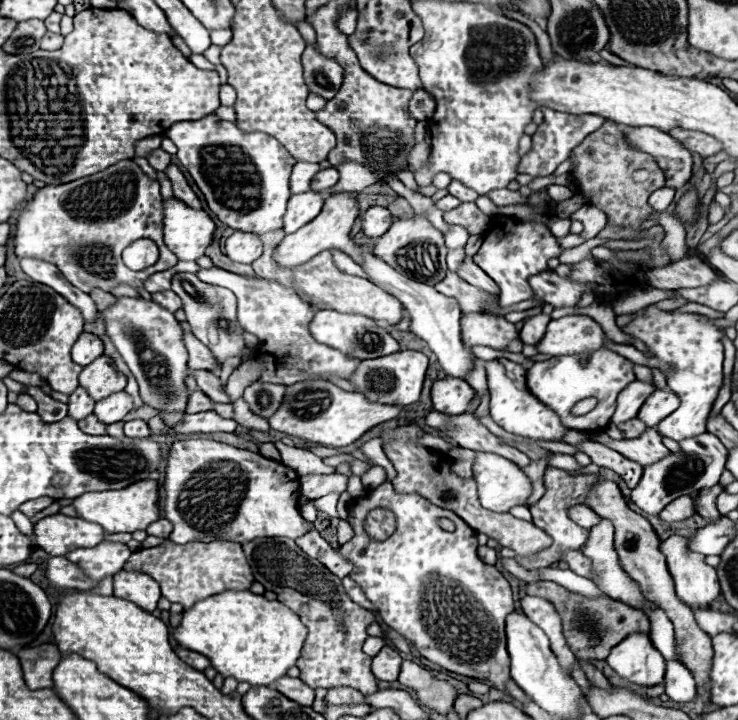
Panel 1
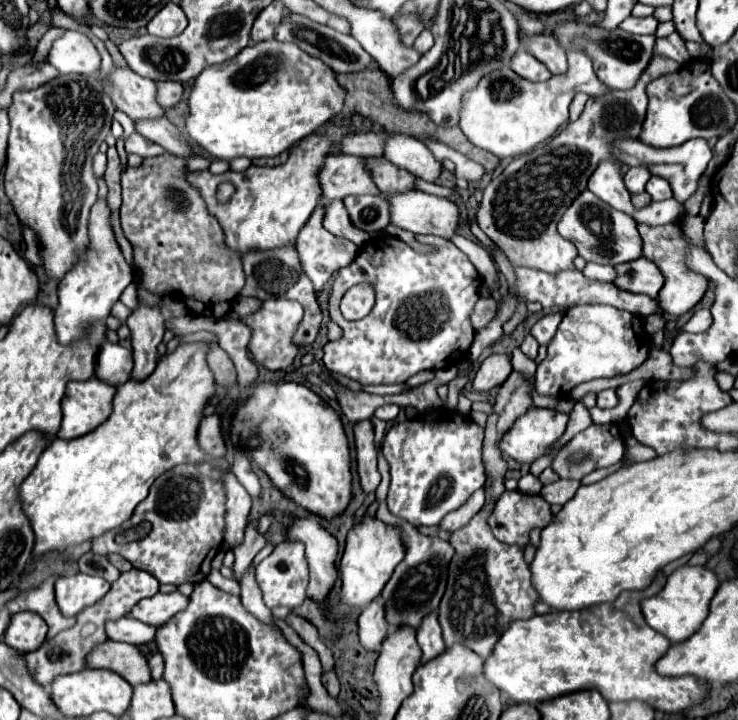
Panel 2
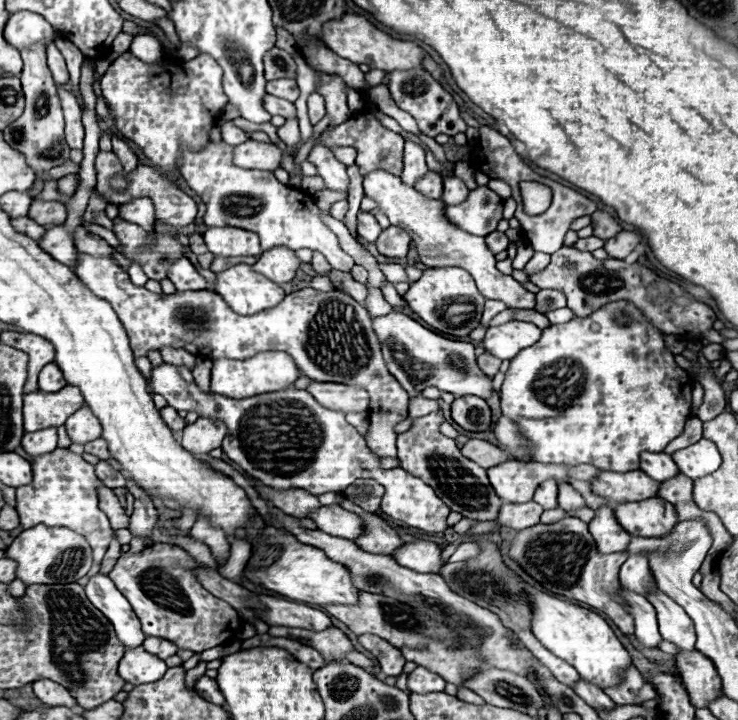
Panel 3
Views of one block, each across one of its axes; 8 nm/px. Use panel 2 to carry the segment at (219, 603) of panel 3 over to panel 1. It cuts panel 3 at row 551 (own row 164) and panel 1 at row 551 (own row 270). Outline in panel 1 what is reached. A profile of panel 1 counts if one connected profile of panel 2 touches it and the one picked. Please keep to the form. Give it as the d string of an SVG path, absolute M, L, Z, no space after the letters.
M166 540L160 546L134 552L124 564L124 570L150 574L160 584L162 596L170 602L180 602L184 608L224 590L248 590L254 582L242 546L236 546L236 542L188 542L186 546L176 546Z

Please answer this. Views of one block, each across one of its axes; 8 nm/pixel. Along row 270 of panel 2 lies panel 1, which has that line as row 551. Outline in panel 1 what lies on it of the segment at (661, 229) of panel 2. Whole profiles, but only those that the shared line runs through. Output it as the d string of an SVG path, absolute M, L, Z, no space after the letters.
M670 536L660 544L660 550L666 556L678 598L688 606L710 606L720 594L716 570L704 562L702 554L688 550L688 538Z

